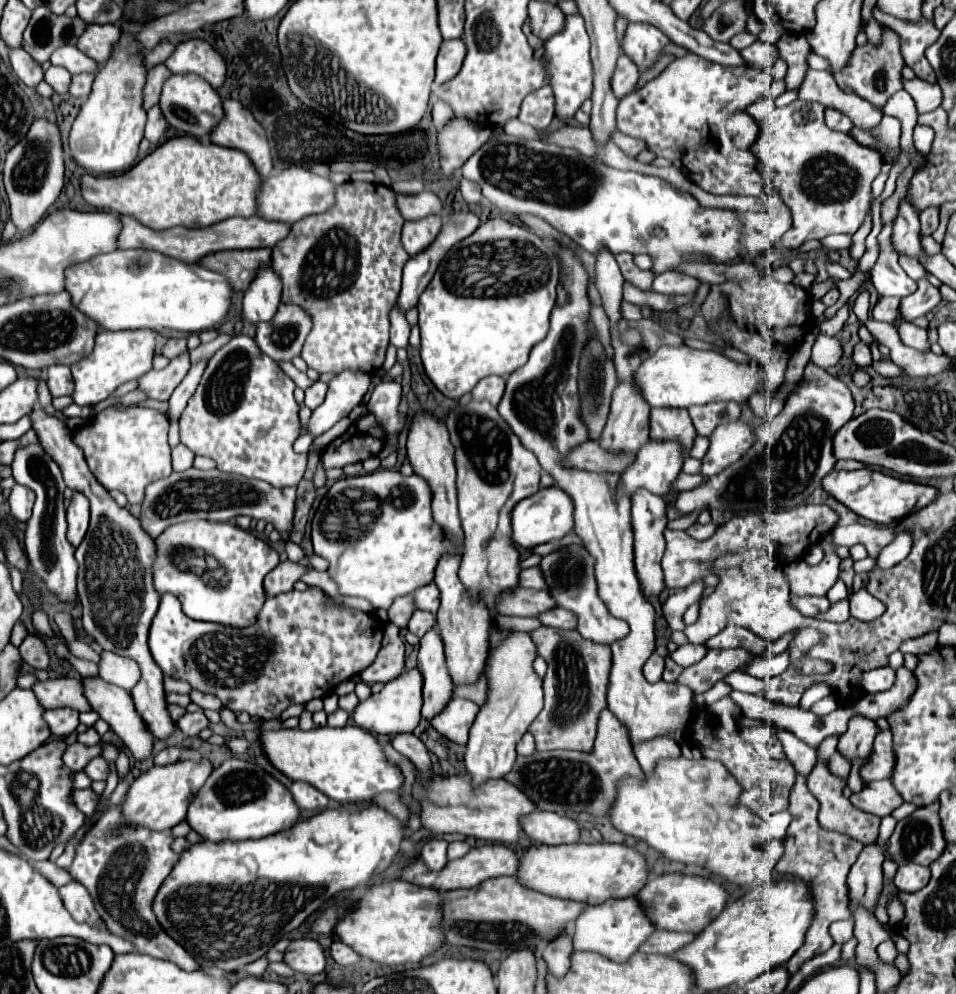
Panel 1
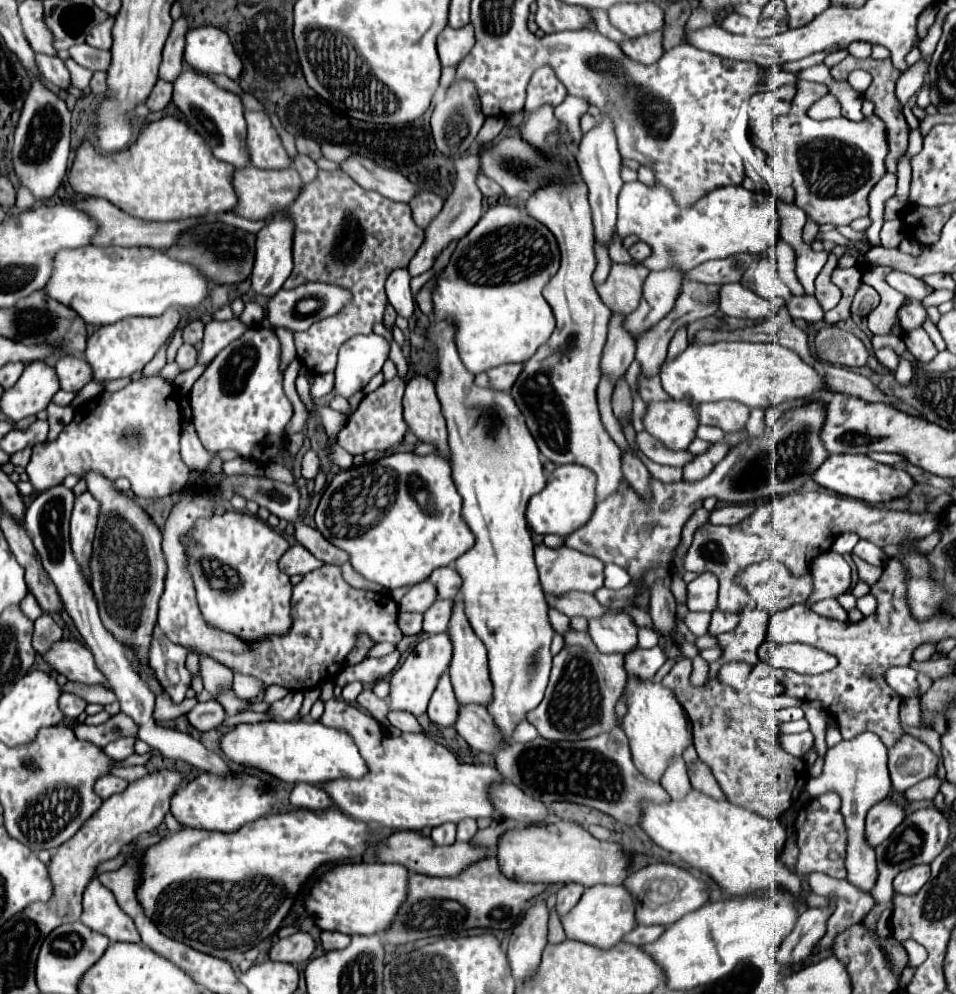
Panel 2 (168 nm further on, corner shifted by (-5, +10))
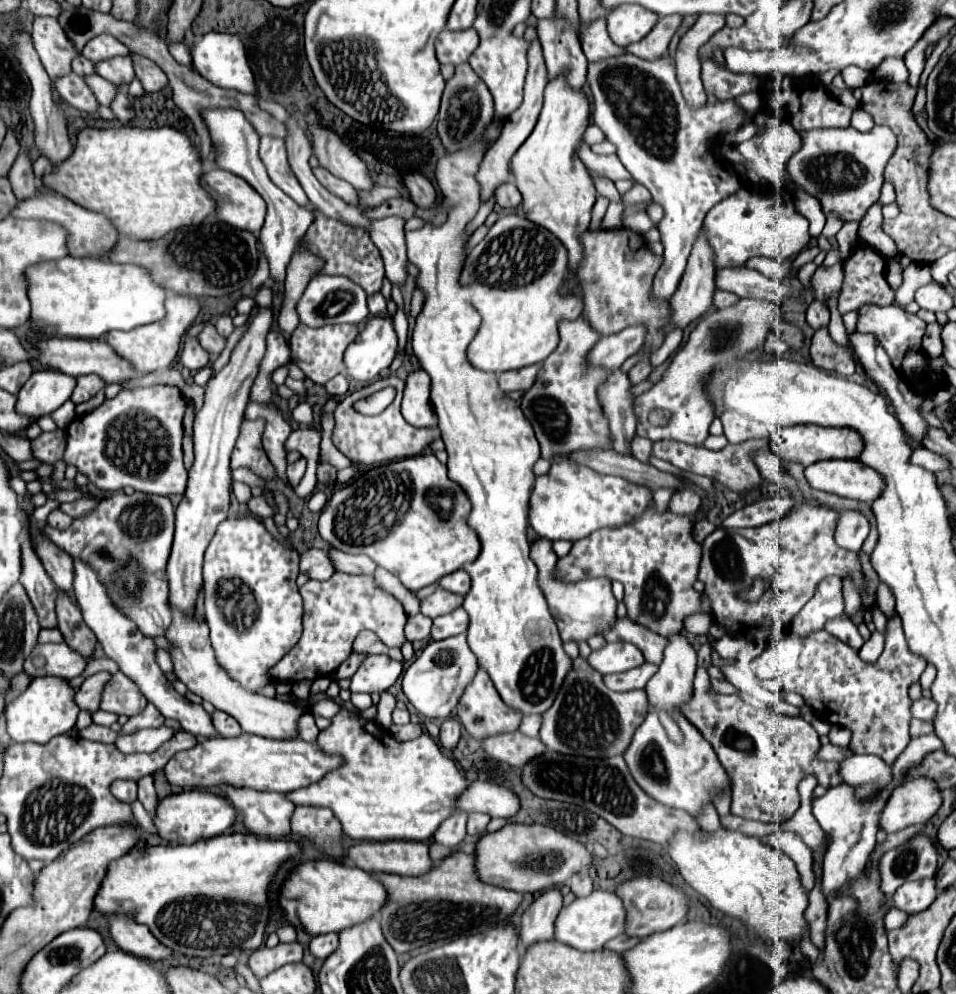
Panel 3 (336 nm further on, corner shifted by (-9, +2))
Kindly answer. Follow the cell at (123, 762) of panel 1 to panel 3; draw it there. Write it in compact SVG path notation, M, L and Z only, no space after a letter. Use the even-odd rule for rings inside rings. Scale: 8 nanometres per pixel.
M114 781L112 795L124 803L136 801L136 781Z

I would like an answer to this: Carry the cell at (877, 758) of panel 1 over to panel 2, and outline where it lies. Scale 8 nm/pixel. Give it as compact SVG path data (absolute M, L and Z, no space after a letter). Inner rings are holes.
M902 735L902 739L888 749L888 769L892 787L906 791L908 787L936 773L938 757L920 739Z

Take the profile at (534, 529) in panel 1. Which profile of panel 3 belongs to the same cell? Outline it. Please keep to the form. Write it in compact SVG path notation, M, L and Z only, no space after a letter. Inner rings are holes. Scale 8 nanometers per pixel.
M552 463L546 475L536 477L534 491L530 495L528 521L544 539L578 541L596 529L632 523L632 519L638 519L638 515L646 511L650 501L652 491L644 485L636 485L614 475L600 475L584 465Z

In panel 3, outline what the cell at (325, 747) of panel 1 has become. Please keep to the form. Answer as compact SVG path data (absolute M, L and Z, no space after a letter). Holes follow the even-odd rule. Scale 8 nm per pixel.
M242 733L240 737L226 739L214 737L200 741L194 749L176 753L164 767L166 779L174 787L182 789L210 789L210 787L250 787L256 791L274 791L274 793L290 793L294 789L308 787L336 769L342 763L338 755L322 753L316 743L306 743L302 739L290 741L274 741L256 735Z

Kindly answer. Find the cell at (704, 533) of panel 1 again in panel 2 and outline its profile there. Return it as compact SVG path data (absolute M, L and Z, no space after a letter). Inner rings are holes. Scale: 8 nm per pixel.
M724 505L720 509L714 509L710 513L710 523L712 525L736 525L740 523L746 515L750 515L754 511L754 507L748 505Z

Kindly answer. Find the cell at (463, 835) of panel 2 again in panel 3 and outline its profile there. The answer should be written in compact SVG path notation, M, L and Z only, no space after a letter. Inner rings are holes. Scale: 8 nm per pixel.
M470 813L468 815L468 835L480 837L486 833L486 825L488 825L490 817L482 815L482 813Z

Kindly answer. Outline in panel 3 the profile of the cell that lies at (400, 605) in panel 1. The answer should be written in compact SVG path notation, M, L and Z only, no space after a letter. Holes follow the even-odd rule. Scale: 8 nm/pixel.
M438 587L430 597L426 597L422 601L422 611L420 613L434 619L434 617L440 617L444 613L450 613L450 611L458 609L458 605L462 605L462 601L464 601L462 595L454 595L446 589Z

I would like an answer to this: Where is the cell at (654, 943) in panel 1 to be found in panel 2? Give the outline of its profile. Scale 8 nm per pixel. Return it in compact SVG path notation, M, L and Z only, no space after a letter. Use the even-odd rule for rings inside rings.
M638 925L634 931L630 931L626 935L624 941L634 943L634 945L648 945L648 943L654 943L656 939L660 939L664 931L666 931L664 925Z

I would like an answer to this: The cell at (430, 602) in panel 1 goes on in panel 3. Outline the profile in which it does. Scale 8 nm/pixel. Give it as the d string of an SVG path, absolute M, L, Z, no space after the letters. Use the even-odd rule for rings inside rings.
M458 569L440 579L440 587L458 595L466 595L470 591L470 575L464 569Z

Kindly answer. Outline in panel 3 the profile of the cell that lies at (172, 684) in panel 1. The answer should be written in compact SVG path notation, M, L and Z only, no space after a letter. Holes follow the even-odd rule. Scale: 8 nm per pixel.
M138 491L134 495L114 493L102 499L90 515L74 519L66 531L42 527L42 533L72 559L86 561L86 565L98 575L98 581L102 581L108 589L108 597L112 599L114 607L134 621L144 635L156 637L166 633L170 625L166 563L174 535L174 507L168 497L146 495ZM130 563L138 563L138 581L144 583L138 585L134 593L126 593L124 577L118 575Z

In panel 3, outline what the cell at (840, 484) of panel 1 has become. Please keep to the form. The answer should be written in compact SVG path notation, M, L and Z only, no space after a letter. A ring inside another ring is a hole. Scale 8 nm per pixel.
M856 459L816 461L804 469L804 475L812 489L862 503L876 499L884 487L884 479Z

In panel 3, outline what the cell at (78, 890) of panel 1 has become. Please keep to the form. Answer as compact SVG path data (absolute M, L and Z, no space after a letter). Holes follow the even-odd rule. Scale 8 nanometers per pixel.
M120 915L110 917L108 925L110 925L112 939L126 953L132 953L136 957L150 959L150 961L162 961L172 955L172 951L166 945L162 945L146 929L146 925L138 925L134 921L130 921L128 917L120 917Z

